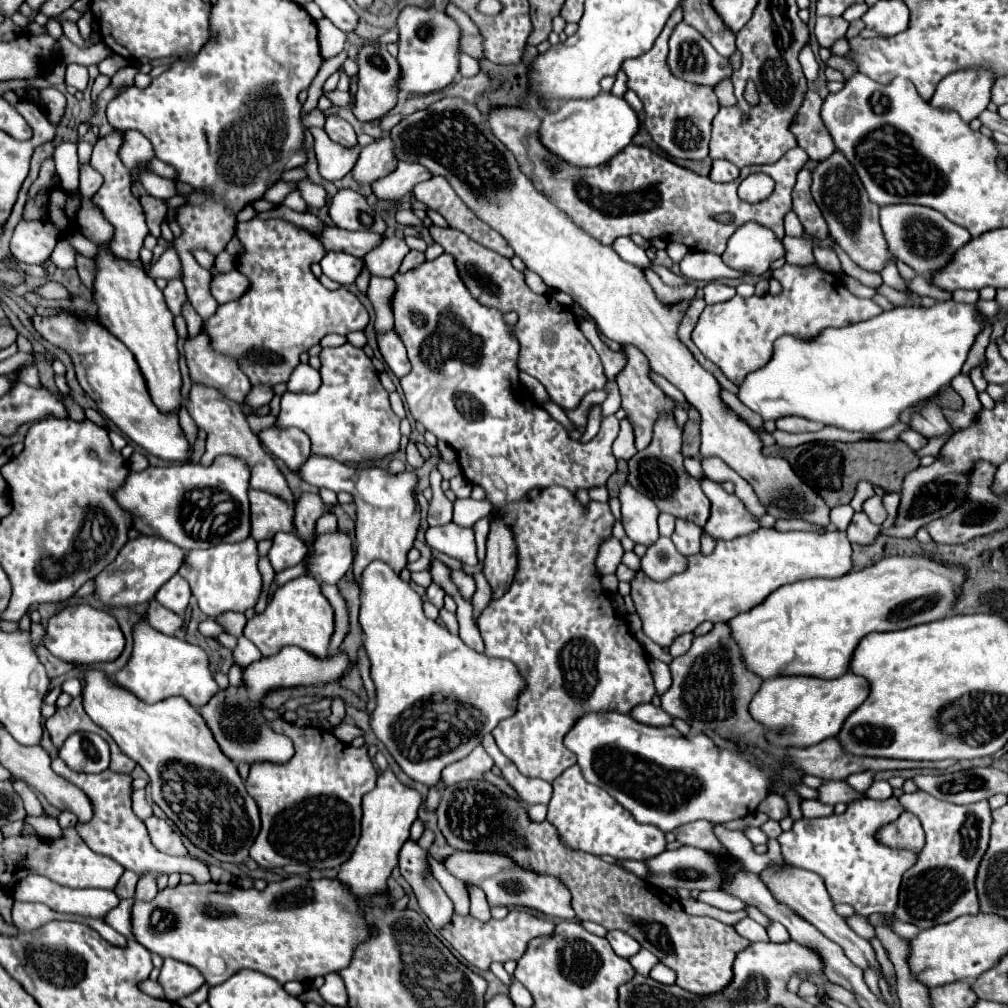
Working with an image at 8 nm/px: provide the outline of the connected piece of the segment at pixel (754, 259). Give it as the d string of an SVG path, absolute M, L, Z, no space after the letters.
M748 221L728 239L728 249L722 259L732 269L760 277L770 269L772 261L784 255L786 249L782 239L768 231L768 227Z

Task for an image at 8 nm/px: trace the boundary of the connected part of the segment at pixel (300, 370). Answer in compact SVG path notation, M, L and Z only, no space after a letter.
M298 365L288 381L288 391L304 391L314 393L322 385L320 373L310 365Z

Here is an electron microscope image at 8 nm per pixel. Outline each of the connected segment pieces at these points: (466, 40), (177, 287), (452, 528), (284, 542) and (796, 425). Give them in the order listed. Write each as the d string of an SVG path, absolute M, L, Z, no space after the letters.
M448 3L446 13L460 25L462 29L462 39L460 39L460 49L476 59L484 59L484 45L482 45L482 37L480 37L480 29L476 29L476 23L456 5Z
M180 279L168 281L168 285L164 289L164 297L166 297L166 301L172 301L172 313L178 315L182 305L184 305L184 301L186 301L186 293L184 293L182 281Z
M454 521L440 525L440 527L430 527L426 531L426 543L432 549L438 549L438 551L448 553L450 557L462 561L464 565L474 567L478 563L474 531L468 527L460 527Z
M276 533L272 549L268 553L276 573L298 565L308 553L306 543L296 533Z
M780 417L776 427L788 433L802 433L802 431L816 431L816 421L808 421L804 417Z

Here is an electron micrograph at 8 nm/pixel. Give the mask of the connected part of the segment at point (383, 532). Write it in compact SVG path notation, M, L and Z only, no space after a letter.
M310 455L308 461L296 473L310 485L326 487L336 493L348 491L354 495L358 519L356 519L356 559L352 565L352 573L356 581L360 579L364 567L368 567L376 559L388 563L396 573L400 573L406 567L408 563L406 555L414 545L416 531L420 525L420 509L416 505L418 479L414 473L404 471L400 475L390 475L388 471L378 467L356 469L320 455Z

